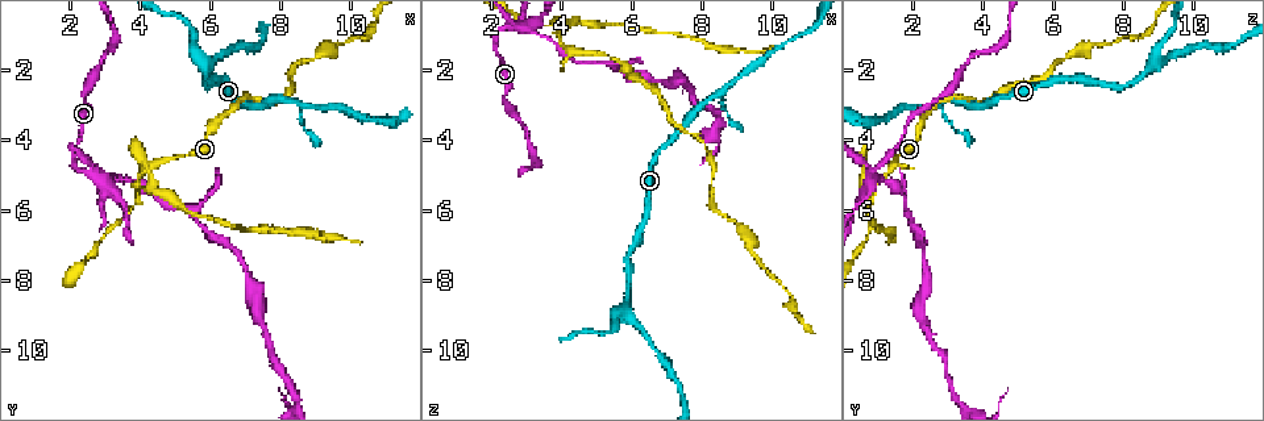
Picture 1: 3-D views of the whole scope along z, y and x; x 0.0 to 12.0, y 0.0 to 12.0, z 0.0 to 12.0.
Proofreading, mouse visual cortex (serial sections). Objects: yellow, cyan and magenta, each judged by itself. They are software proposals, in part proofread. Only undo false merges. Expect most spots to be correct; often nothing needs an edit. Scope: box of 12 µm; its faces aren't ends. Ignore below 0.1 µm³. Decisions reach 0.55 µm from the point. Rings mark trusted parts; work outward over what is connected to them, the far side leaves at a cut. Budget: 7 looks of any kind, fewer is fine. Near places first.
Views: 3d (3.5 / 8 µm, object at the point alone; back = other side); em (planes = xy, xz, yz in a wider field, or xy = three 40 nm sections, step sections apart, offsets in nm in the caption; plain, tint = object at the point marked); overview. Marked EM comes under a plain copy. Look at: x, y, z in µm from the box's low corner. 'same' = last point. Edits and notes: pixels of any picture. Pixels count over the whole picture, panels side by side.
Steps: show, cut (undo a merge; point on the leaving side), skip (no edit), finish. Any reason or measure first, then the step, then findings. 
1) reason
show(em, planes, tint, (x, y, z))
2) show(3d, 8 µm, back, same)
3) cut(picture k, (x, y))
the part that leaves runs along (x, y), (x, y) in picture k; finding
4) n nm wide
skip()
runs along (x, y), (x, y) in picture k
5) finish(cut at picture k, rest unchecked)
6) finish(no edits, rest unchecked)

sharp bend
show(3d, 3.5 µm, (2.2, 4.8, 0.9))

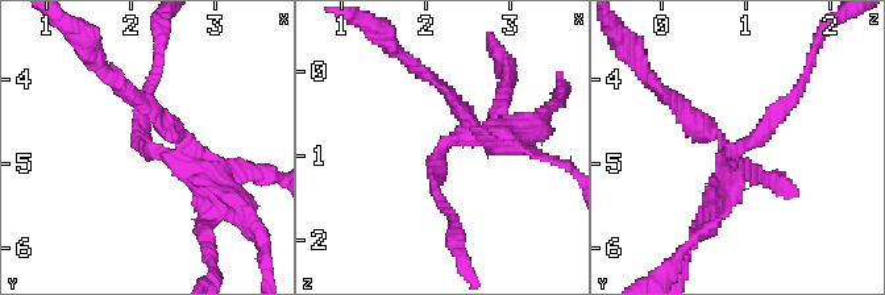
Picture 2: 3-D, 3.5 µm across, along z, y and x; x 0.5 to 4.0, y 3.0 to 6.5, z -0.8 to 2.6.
3 arms; arms of 150, 200, 250 nm; now the EM
show(em, xy, step 1, tint, (2.15, 4.75, 0.90))

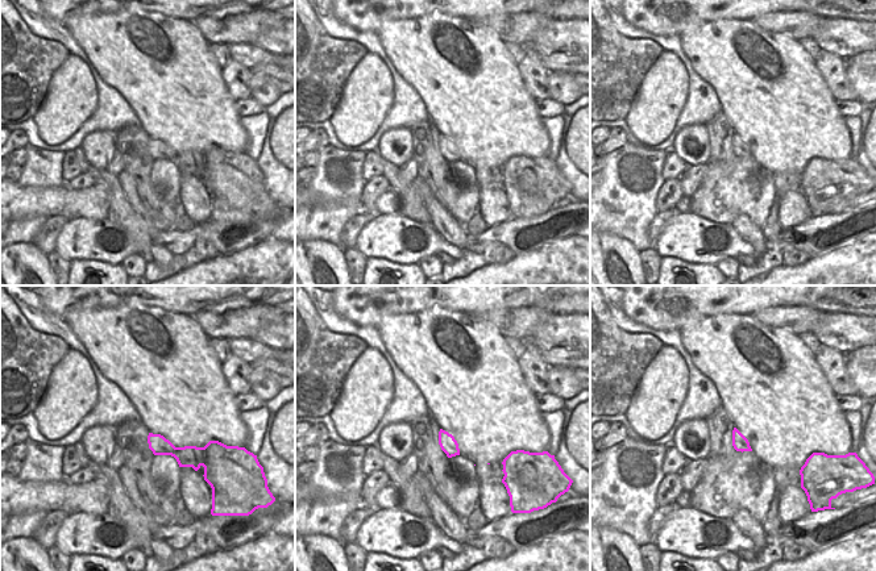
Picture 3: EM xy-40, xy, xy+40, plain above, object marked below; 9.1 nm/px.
cut(picture 2, (690, 119))
border along (203, 447), (207, 463) in picture 3; two cells meet here

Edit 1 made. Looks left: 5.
show(overview)

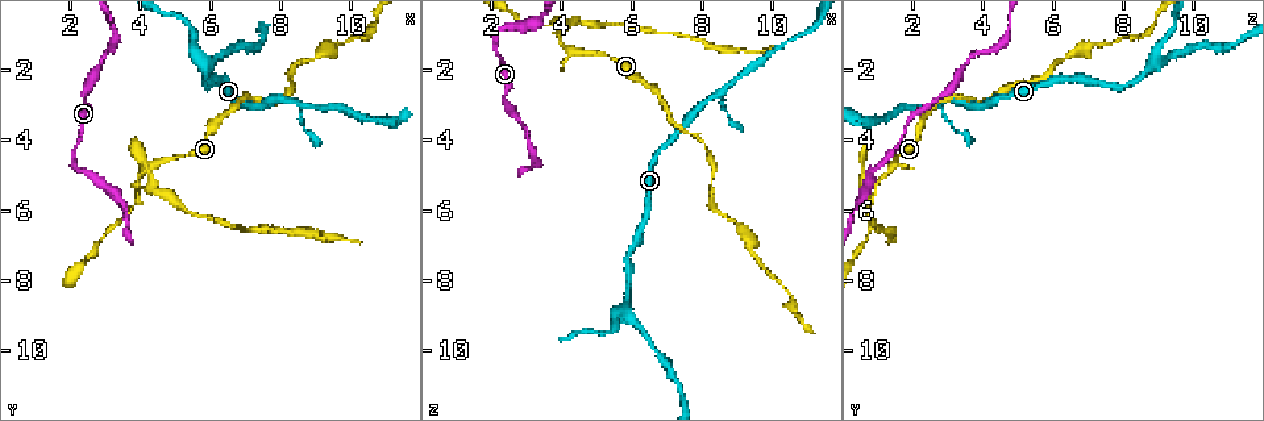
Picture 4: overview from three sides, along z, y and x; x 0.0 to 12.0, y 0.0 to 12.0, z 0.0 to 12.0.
three arms meet
show(3d, 8 µm, (3.9, 5.4, 0.9))

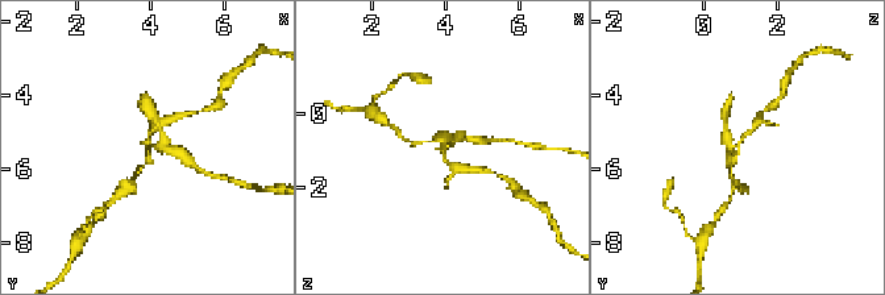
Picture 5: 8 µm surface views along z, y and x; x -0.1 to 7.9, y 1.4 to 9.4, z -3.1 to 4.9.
now the EM
show(em, planes, tint, (3.9, 5.3, 0.9))

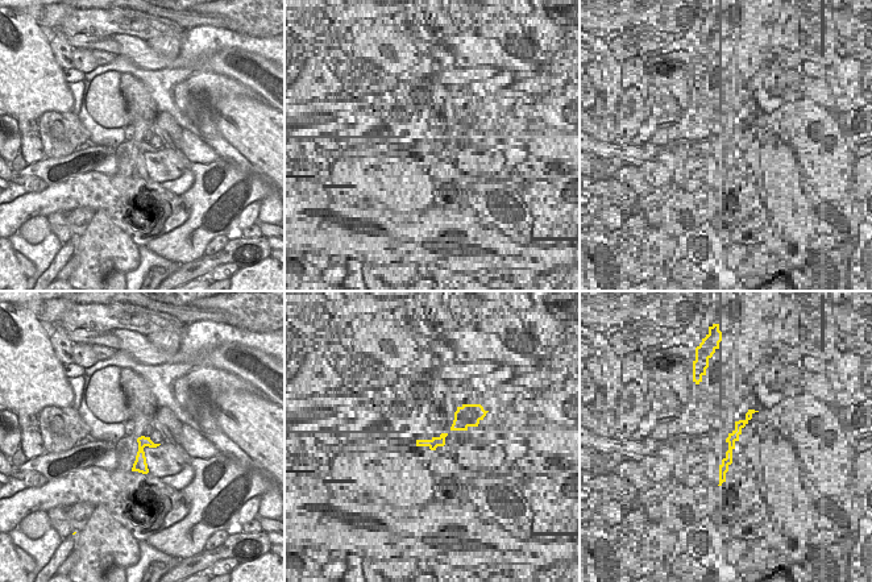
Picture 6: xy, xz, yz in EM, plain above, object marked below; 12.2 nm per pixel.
140 nm wide
cut(picture 5, (169, 149))
the part that leaves runs along (149, 141), (195, 165) in picture 5; two cells meet here

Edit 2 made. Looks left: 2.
finish(cut at picture 2, cut at picture 5, rest unchecked)

